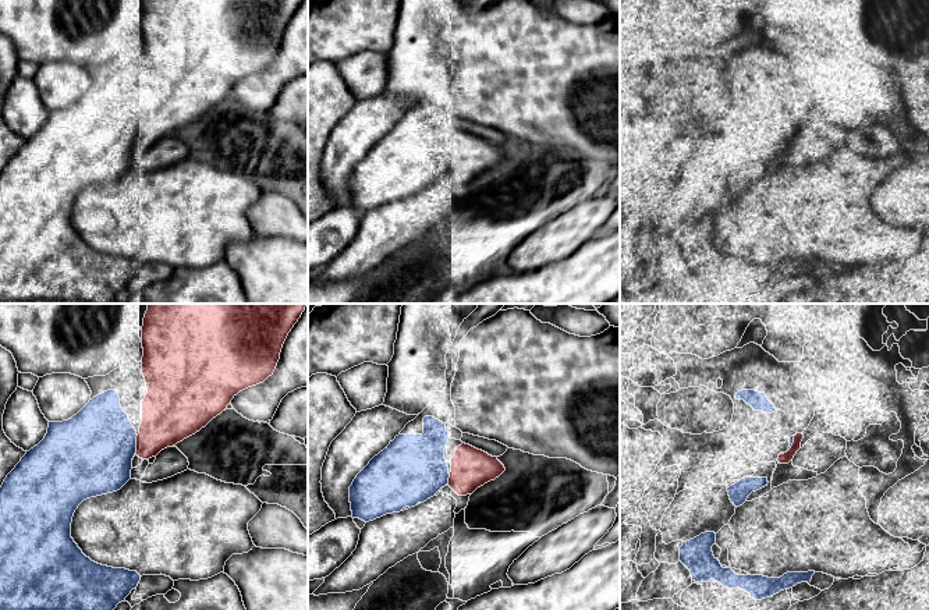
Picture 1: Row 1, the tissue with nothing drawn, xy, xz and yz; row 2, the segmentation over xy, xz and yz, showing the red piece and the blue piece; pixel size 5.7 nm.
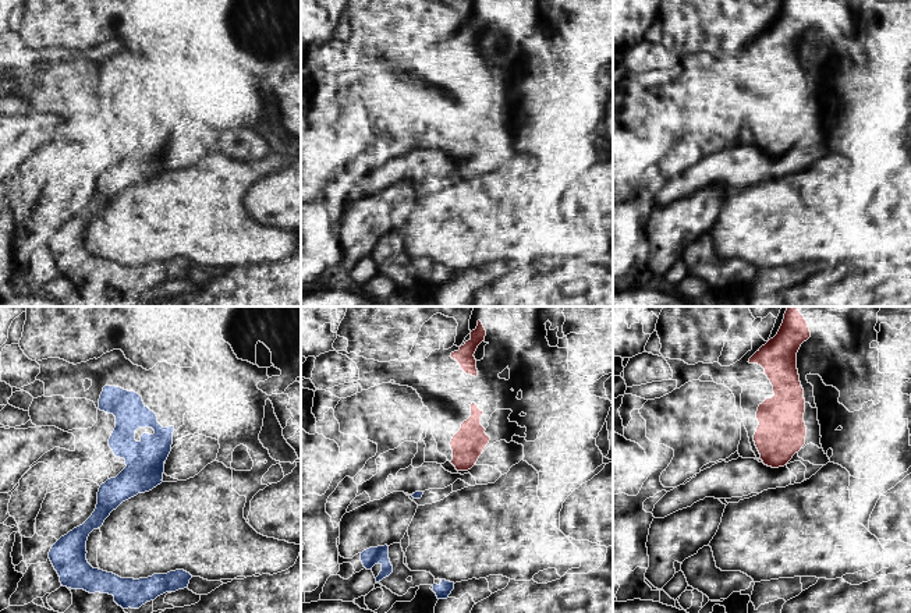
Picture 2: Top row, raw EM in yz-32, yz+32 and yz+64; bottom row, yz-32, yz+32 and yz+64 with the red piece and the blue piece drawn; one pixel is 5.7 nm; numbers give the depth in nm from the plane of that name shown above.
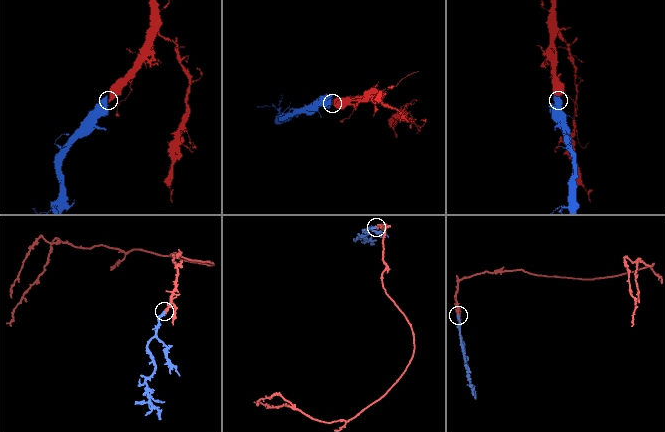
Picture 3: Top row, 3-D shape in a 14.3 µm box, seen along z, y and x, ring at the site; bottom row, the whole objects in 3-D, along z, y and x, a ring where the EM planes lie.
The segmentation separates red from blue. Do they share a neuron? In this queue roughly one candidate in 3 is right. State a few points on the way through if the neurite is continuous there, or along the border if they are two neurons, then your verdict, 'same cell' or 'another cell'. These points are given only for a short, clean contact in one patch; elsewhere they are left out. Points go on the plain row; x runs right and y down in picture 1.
same cell

